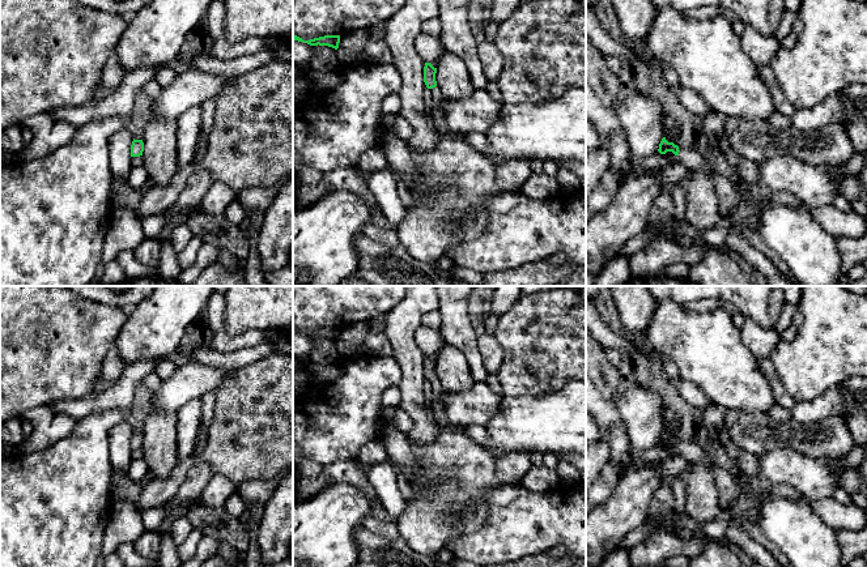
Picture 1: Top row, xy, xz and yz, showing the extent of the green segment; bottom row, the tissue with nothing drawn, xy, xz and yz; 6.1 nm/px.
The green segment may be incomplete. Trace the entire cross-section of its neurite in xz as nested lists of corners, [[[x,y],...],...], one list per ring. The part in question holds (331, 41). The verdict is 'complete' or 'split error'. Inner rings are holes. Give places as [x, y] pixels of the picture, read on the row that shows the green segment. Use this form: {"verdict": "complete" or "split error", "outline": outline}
{"verdict": "complete", "outline": [[[293,34],[293,40],[305,42],[310,46],[328,46],[337,50],[340,43],[340,35],[324,35],[310,40],[303,40],[302,38]]]}

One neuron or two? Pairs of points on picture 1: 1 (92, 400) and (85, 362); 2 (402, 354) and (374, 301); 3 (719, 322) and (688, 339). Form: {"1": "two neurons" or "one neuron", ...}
{"1": "two neurons", "2": "two neurons", "3": "one neuron"}

